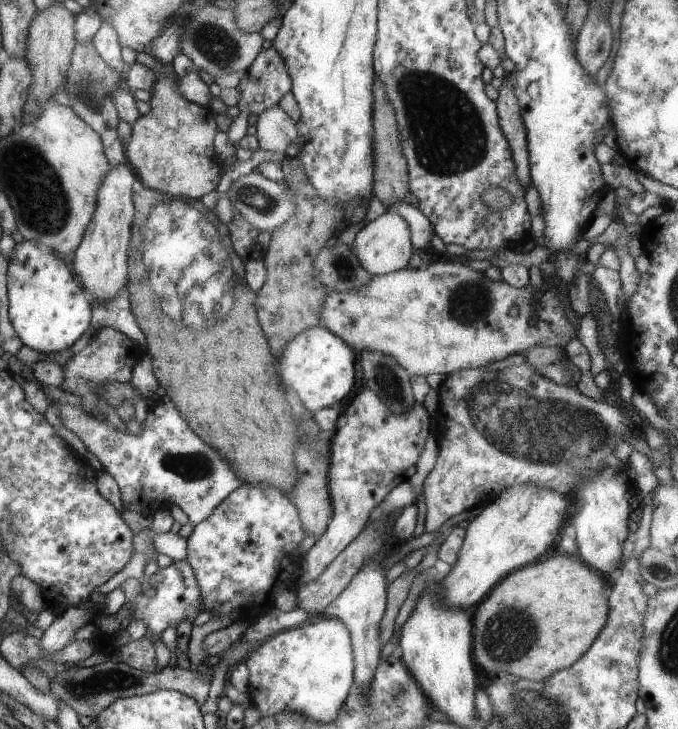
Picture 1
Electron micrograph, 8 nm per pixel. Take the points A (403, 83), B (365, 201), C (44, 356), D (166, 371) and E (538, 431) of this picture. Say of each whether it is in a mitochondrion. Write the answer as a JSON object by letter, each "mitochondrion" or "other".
{"A":"mitochondrion","B":"other","C":"other","D":"other","E":"mitochondrion"}

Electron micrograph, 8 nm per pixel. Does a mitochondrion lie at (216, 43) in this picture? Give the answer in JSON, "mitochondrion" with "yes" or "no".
{"mitochondrion":"yes"}

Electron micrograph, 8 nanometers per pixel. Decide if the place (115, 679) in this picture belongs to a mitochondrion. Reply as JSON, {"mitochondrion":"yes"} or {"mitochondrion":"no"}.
{"mitochondrion":"yes"}

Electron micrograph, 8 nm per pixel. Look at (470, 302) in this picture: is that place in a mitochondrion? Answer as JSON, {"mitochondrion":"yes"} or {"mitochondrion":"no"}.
{"mitochondrion":"yes"}

